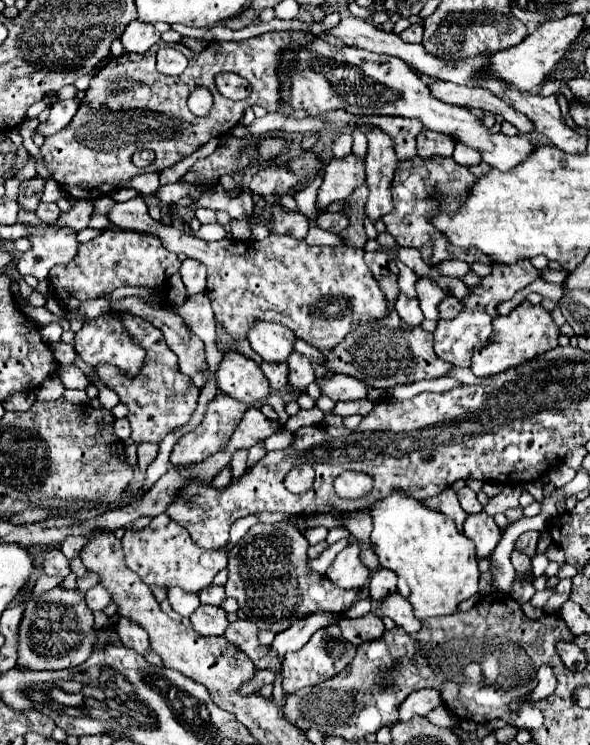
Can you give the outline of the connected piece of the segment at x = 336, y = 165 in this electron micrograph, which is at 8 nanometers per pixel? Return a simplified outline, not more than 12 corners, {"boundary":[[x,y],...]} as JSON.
{"boundary":[[353,155],[323,169],[317,213],[347,199],[365,183],[365,165]]}

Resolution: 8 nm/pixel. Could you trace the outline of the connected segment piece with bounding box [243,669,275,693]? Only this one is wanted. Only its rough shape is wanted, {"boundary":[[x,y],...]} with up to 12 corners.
{"boundary":[[257,671],[245,685],[245,693],[261,689],[265,683],[275,681],[275,671]]}

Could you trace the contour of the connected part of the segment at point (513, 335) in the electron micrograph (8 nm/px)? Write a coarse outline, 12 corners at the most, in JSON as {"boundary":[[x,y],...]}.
{"boundary":[[523,301],[493,319],[473,353],[477,377],[497,375],[555,349],[559,327]]}

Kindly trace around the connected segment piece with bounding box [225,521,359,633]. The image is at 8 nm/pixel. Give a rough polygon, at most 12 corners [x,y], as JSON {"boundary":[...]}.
{"boundary":[[257,523],[229,553],[227,597],[281,633],[345,613],[357,589],[313,573],[287,523]]}

